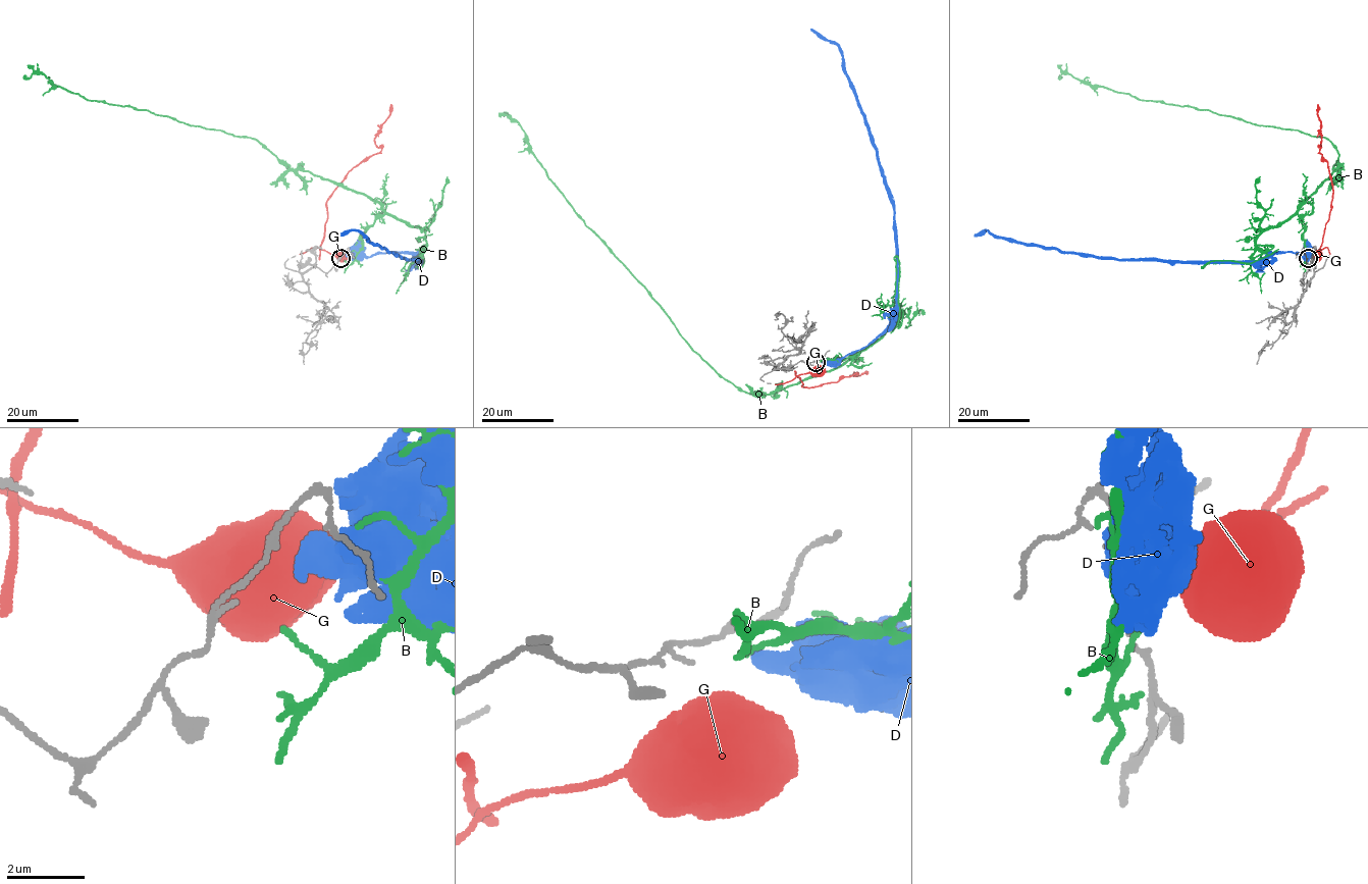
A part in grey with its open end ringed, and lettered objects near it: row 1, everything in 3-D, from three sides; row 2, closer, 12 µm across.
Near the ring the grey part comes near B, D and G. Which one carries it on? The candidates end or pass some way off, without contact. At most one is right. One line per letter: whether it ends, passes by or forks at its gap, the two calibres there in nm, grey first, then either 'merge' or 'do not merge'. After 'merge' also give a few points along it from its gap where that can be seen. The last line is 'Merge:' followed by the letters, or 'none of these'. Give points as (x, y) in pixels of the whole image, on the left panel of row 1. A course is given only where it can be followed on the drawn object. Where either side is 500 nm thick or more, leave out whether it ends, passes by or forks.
B: it ends | 70/120 nm | do not merge
D: it ends | 70/400 nm | do not merge
G: 70/1000 nm | merge
Merge: G

